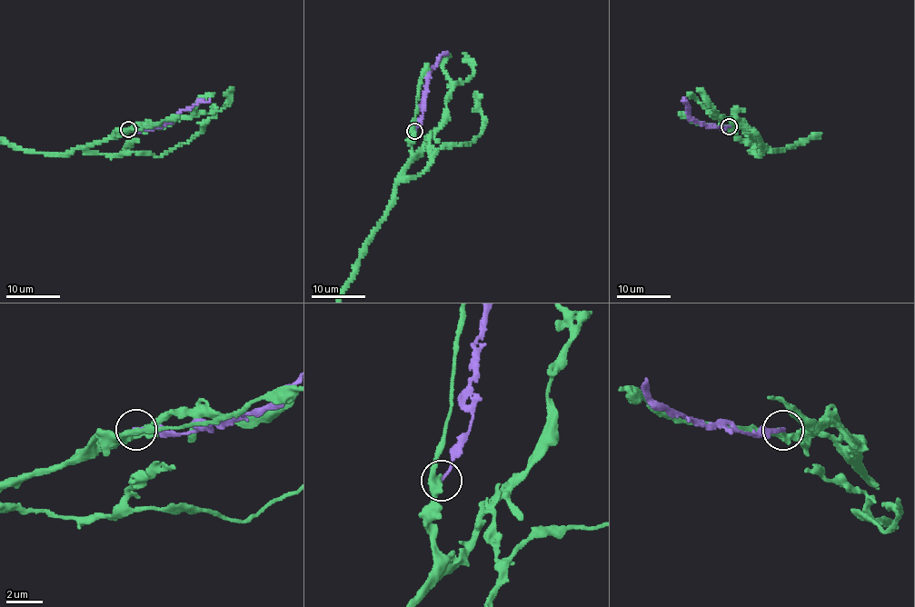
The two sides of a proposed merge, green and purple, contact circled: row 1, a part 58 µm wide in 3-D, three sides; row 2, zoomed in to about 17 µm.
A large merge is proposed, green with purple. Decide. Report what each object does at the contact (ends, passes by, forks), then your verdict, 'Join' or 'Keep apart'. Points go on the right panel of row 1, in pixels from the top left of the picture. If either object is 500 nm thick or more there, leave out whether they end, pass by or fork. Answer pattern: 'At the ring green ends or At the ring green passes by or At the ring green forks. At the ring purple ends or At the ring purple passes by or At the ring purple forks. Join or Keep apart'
At the ring green passes by. At the ring purple ends. Keep apart

